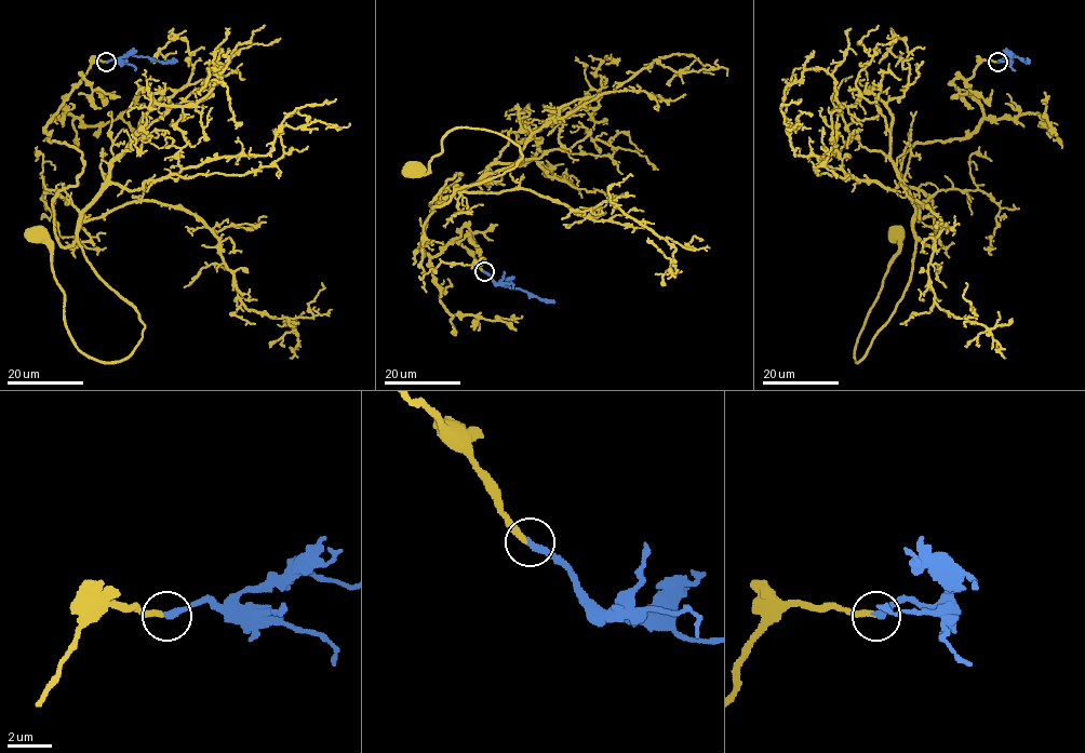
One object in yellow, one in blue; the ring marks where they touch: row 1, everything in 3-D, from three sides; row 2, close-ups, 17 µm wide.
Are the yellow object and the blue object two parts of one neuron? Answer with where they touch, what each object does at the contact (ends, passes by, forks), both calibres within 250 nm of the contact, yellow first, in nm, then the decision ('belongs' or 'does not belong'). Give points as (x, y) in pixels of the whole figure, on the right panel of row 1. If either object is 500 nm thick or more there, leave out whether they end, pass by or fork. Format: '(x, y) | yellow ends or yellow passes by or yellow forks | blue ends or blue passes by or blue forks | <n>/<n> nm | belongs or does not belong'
(998, 62) | yellow ends | blue ends | 280/320 nm | belongs

